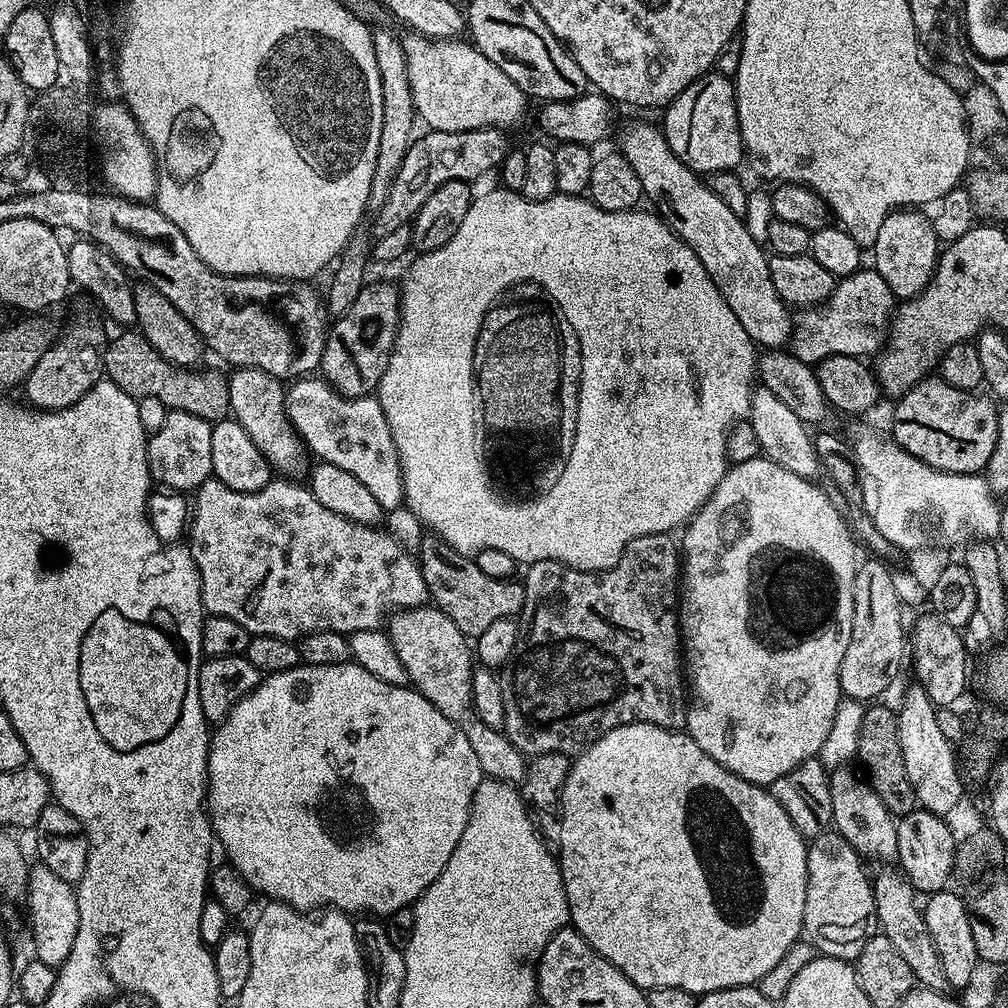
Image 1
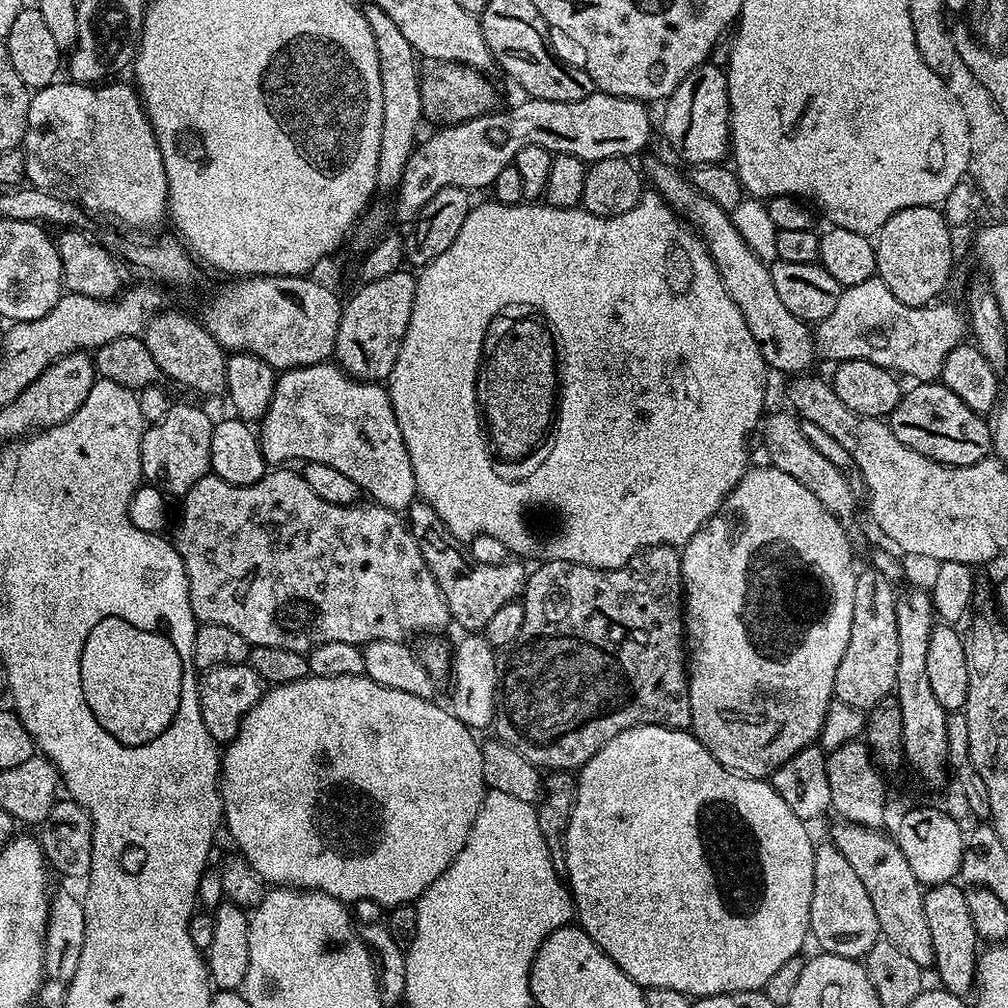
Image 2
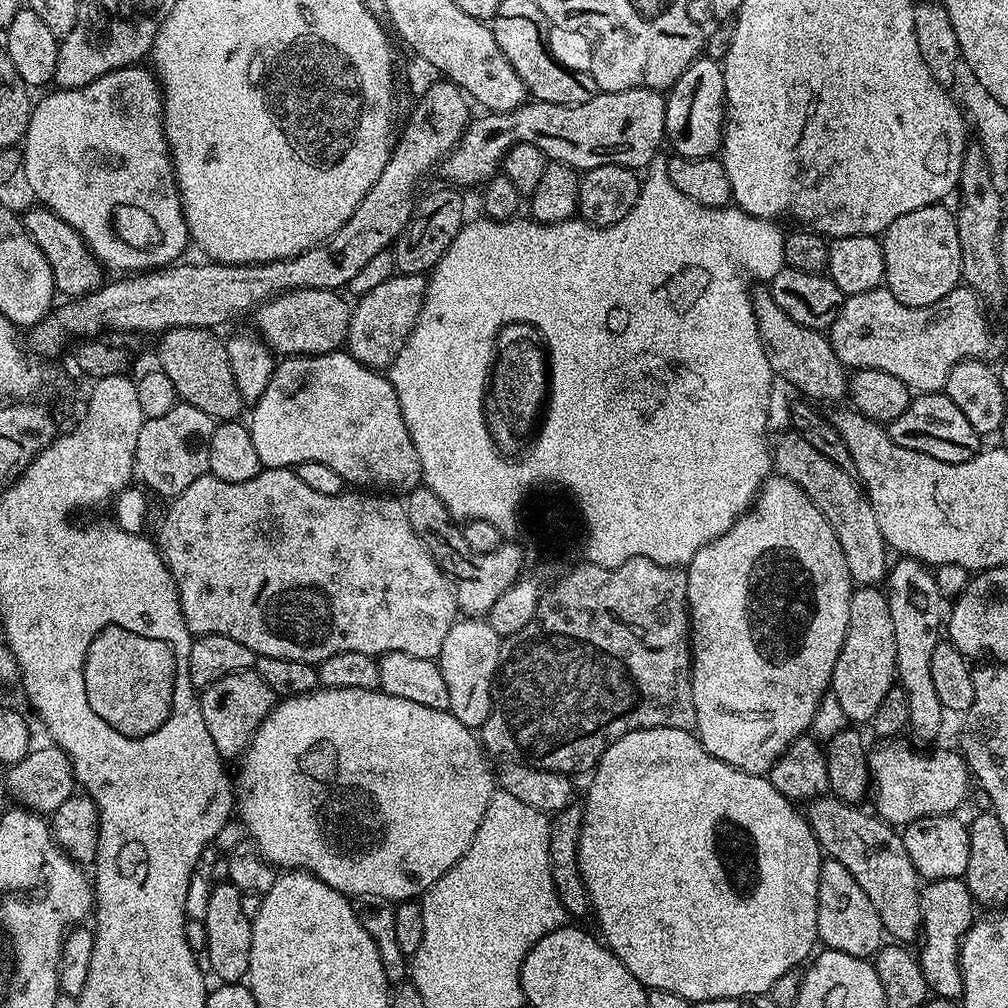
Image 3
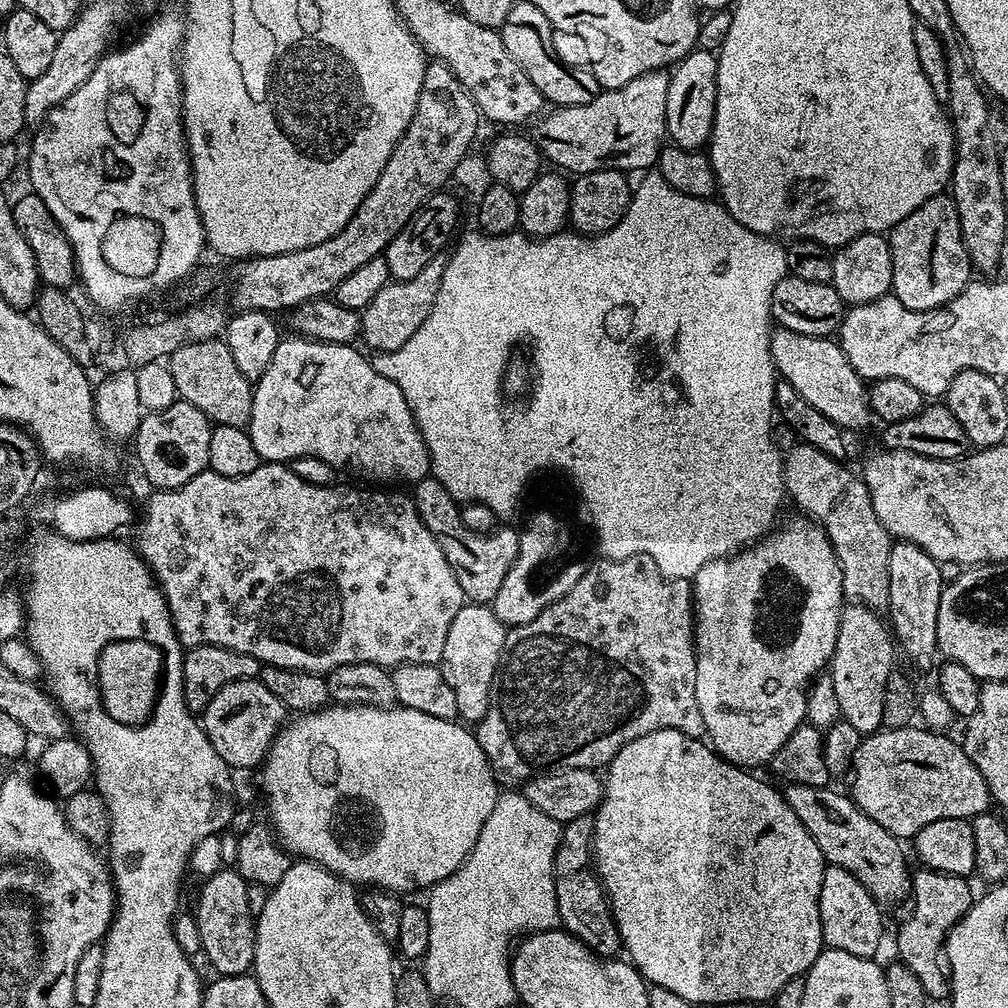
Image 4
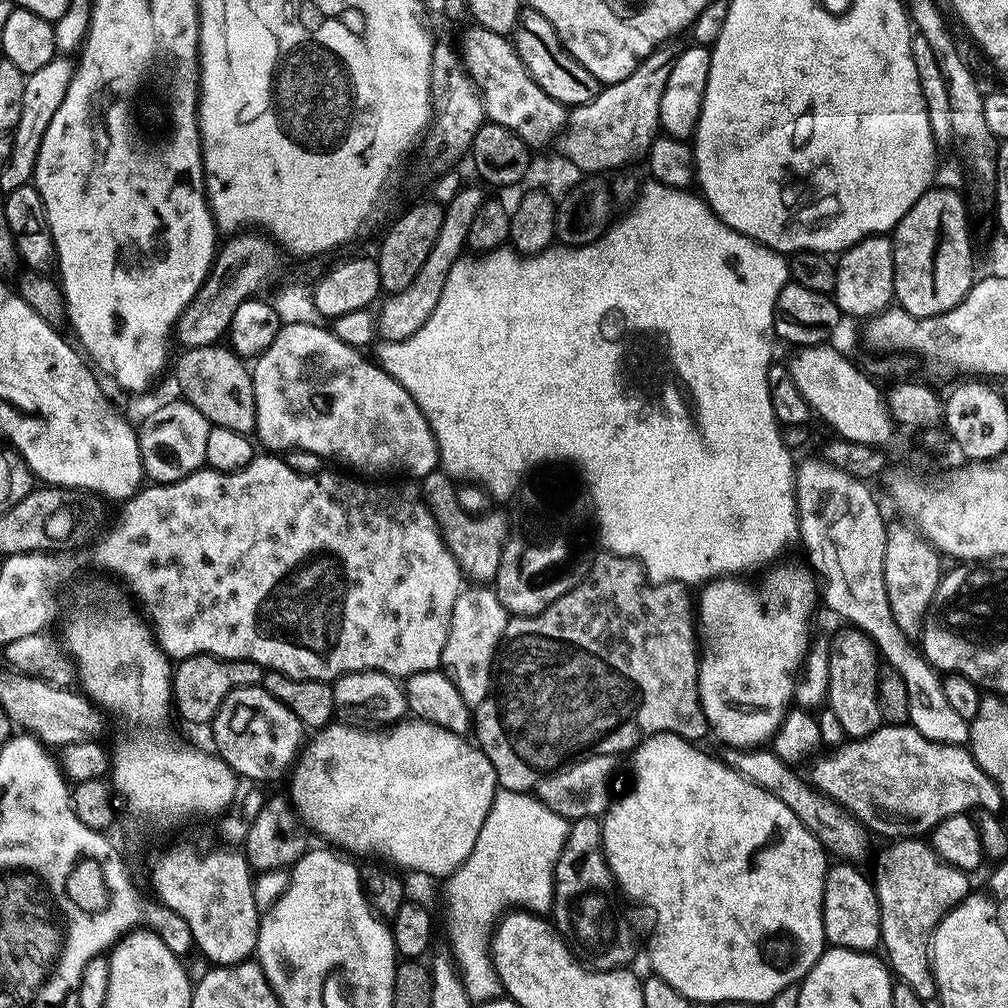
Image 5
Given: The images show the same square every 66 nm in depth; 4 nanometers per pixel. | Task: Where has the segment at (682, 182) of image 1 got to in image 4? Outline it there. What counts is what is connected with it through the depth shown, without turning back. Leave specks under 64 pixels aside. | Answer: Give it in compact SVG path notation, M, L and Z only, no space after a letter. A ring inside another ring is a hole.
M772 328L770 338L770 358L776 367L779 379L794 386L818 414L826 414L830 422L845 430L864 428L868 424L870 409L865 381L850 366L846 354L835 339L823 336L803 336L791 332L789 328Z

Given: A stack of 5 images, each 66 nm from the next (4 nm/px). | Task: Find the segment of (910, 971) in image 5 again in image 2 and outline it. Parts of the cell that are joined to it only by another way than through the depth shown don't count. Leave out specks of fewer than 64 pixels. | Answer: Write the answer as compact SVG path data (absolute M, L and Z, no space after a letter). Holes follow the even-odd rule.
M959 883L933 884L924 893L926 923L930 925L930 938L934 946L934 972L940 975L939 983L945 992L956 996L967 997L976 983L976 961L978 959L978 935L970 906L967 905L967 894Z

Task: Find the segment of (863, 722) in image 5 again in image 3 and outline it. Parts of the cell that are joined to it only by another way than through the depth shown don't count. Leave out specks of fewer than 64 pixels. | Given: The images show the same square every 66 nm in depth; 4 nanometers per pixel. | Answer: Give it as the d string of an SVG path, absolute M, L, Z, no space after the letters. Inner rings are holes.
M876 586L857 587L850 602L850 622L844 645L838 654L838 662L834 662L831 695L838 698L849 721L870 722L874 714L878 714L878 706L882 706L886 694L896 683L894 622L890 619L888 597Z

